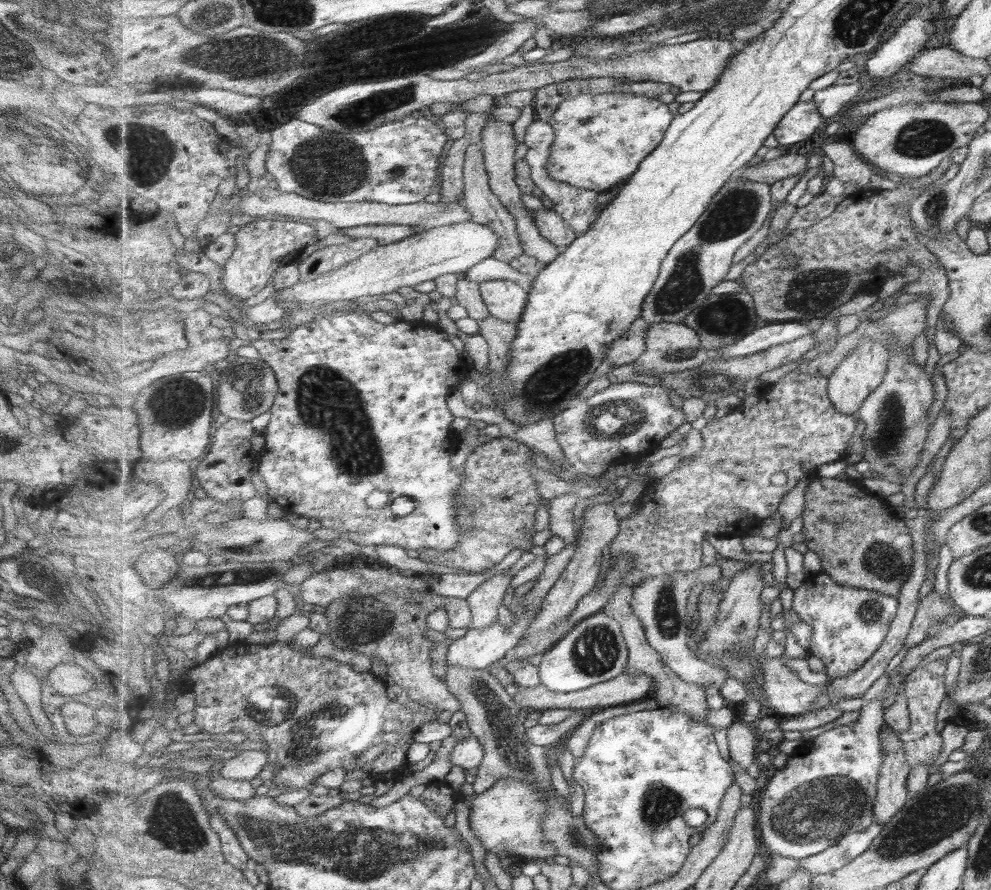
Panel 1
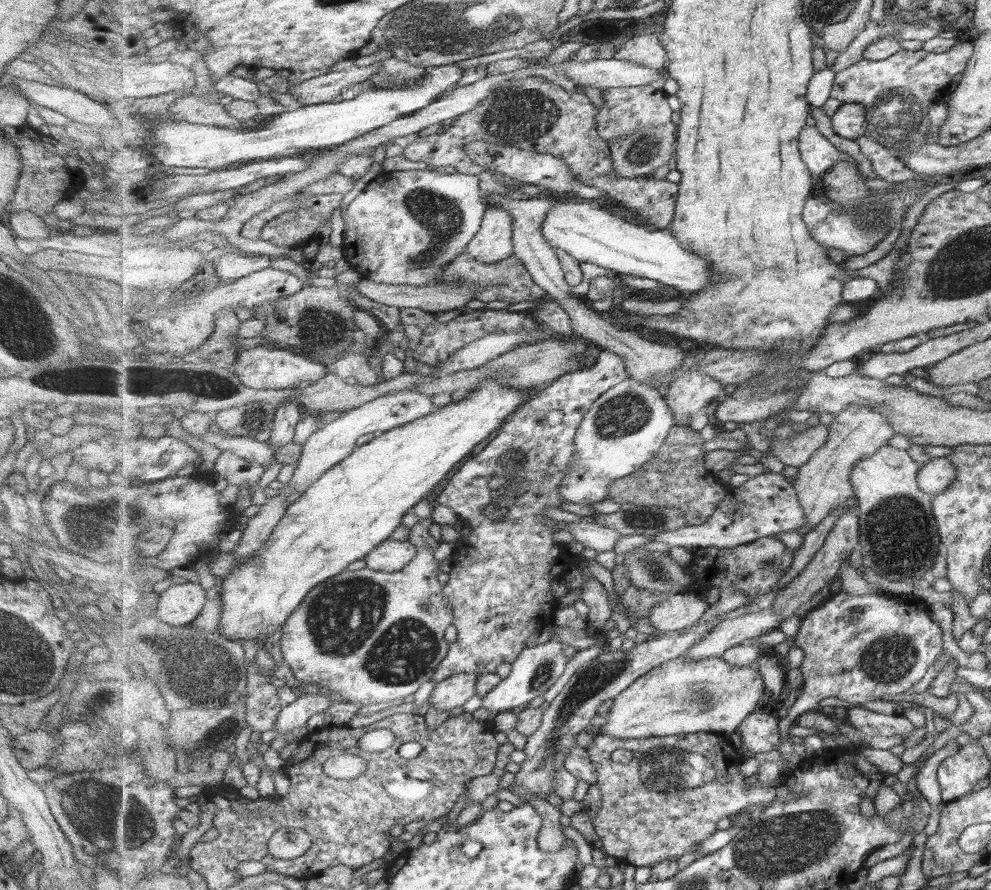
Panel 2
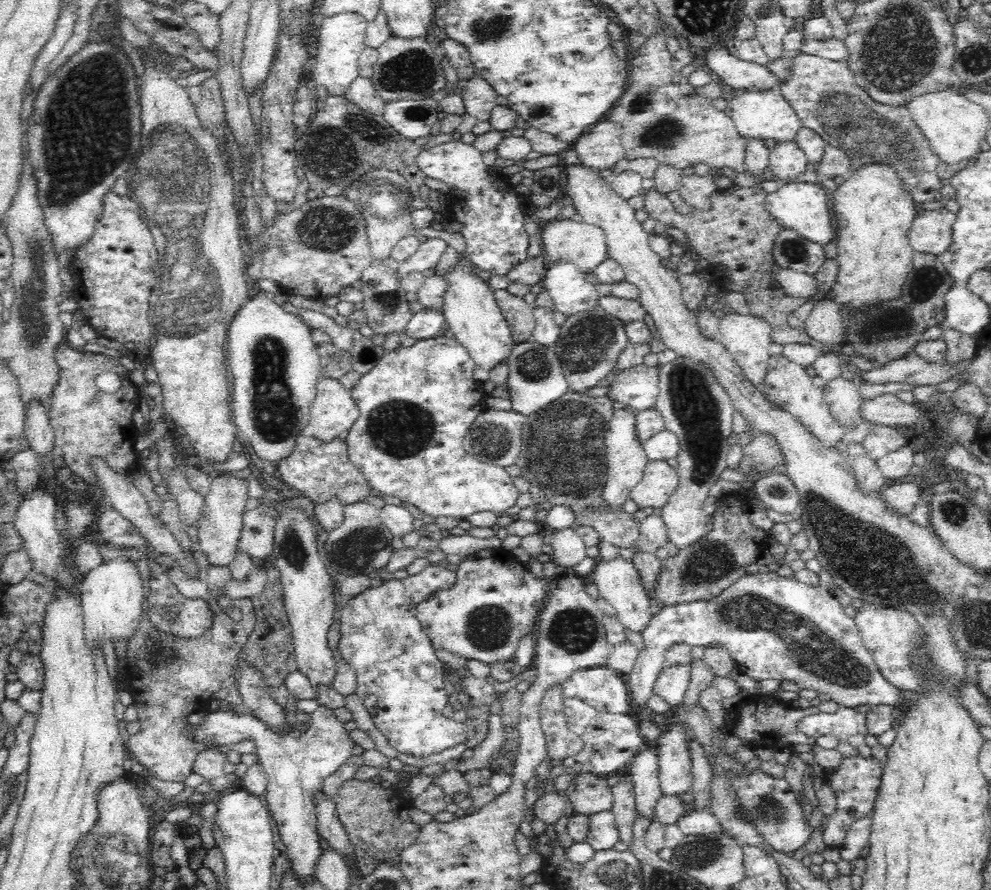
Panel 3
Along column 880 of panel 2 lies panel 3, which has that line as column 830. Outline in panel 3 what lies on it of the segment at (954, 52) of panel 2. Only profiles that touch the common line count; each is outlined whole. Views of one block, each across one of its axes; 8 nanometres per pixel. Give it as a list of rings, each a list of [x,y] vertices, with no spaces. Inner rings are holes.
[[[802,52],[789,61],[790,78],[780,87],[780,91],[802,121],[802,127],[814,130],[827,143],[853,154],[852,170],[870,161],[893,165],[910,187],[918,204],[941,196],[943,185],[937,173],[939,158],[932,155],[926,137],[907,109],[890,109],[874,103],[856,85],[854,74],[846,62]]]

